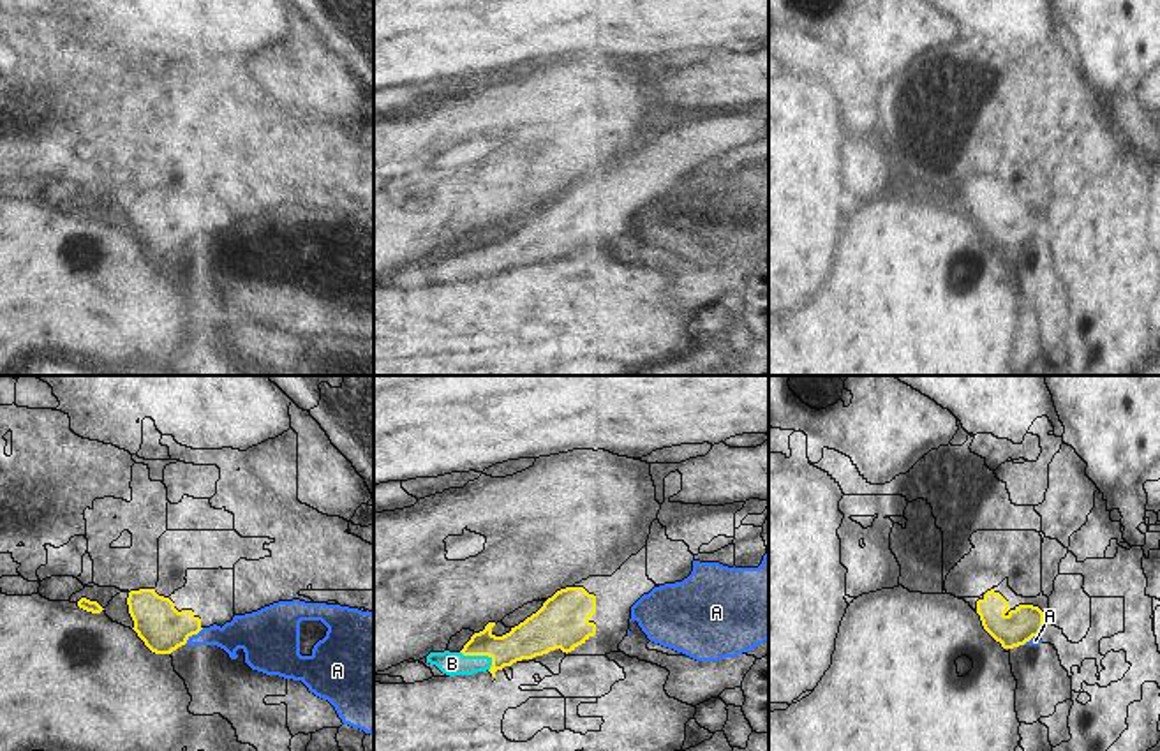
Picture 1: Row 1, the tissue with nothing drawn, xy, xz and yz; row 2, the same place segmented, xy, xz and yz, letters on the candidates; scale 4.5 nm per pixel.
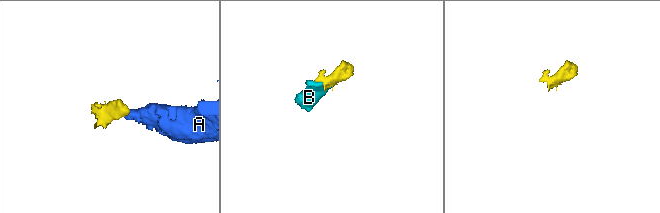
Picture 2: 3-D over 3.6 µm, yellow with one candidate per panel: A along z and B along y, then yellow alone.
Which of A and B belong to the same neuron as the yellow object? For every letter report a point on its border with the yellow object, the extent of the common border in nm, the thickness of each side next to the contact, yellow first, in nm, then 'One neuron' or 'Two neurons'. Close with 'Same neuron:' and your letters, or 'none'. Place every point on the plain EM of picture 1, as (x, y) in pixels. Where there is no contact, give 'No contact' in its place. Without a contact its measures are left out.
A: Touches yellow at xy (193, 238). Shared border 120 nm. Thickness 220 nm (yellow) against 160 nm. Two neurons
B: Touches yellow at xz (480, 260). Shared border 170 nm. Thickness 170 nm (yellow) against 110 nm. One neuron
Same neuron: B

